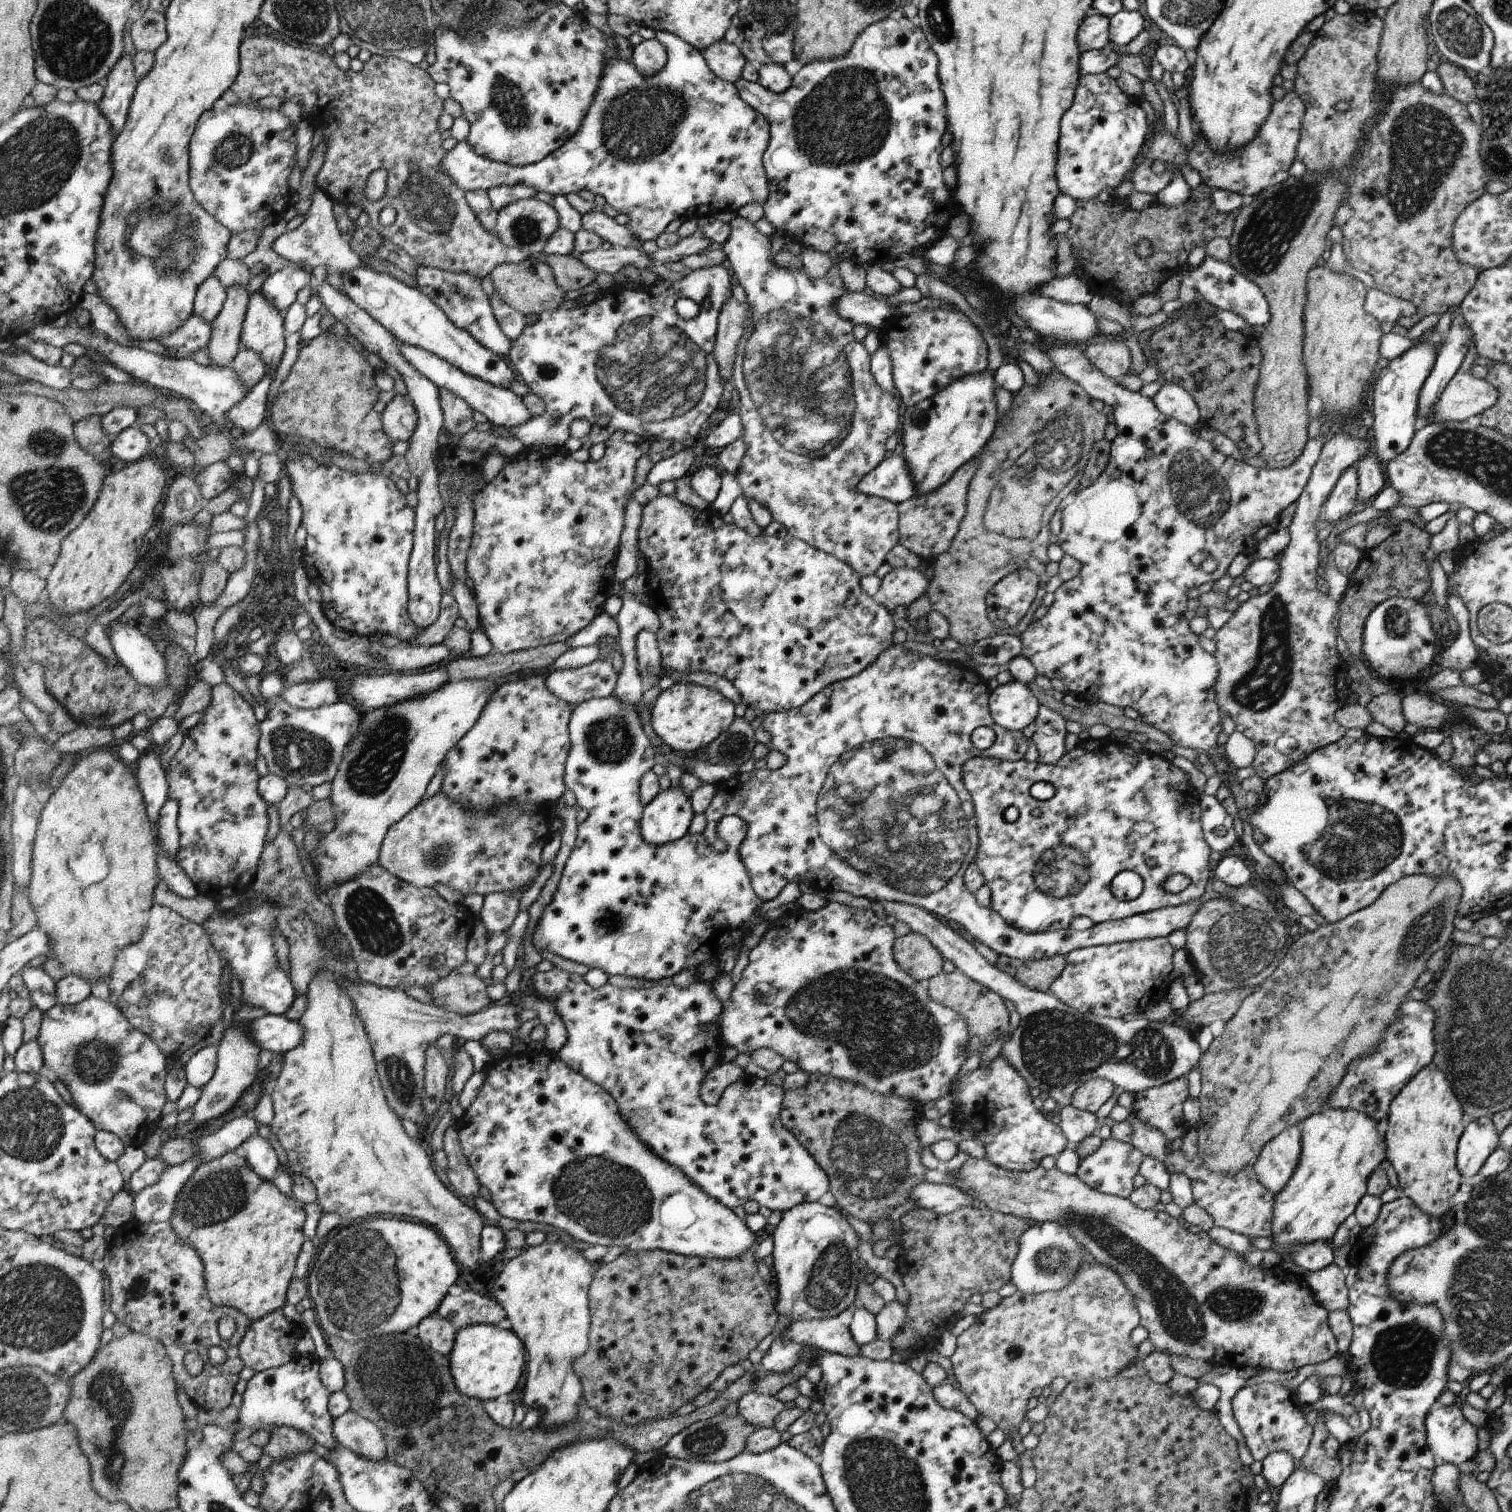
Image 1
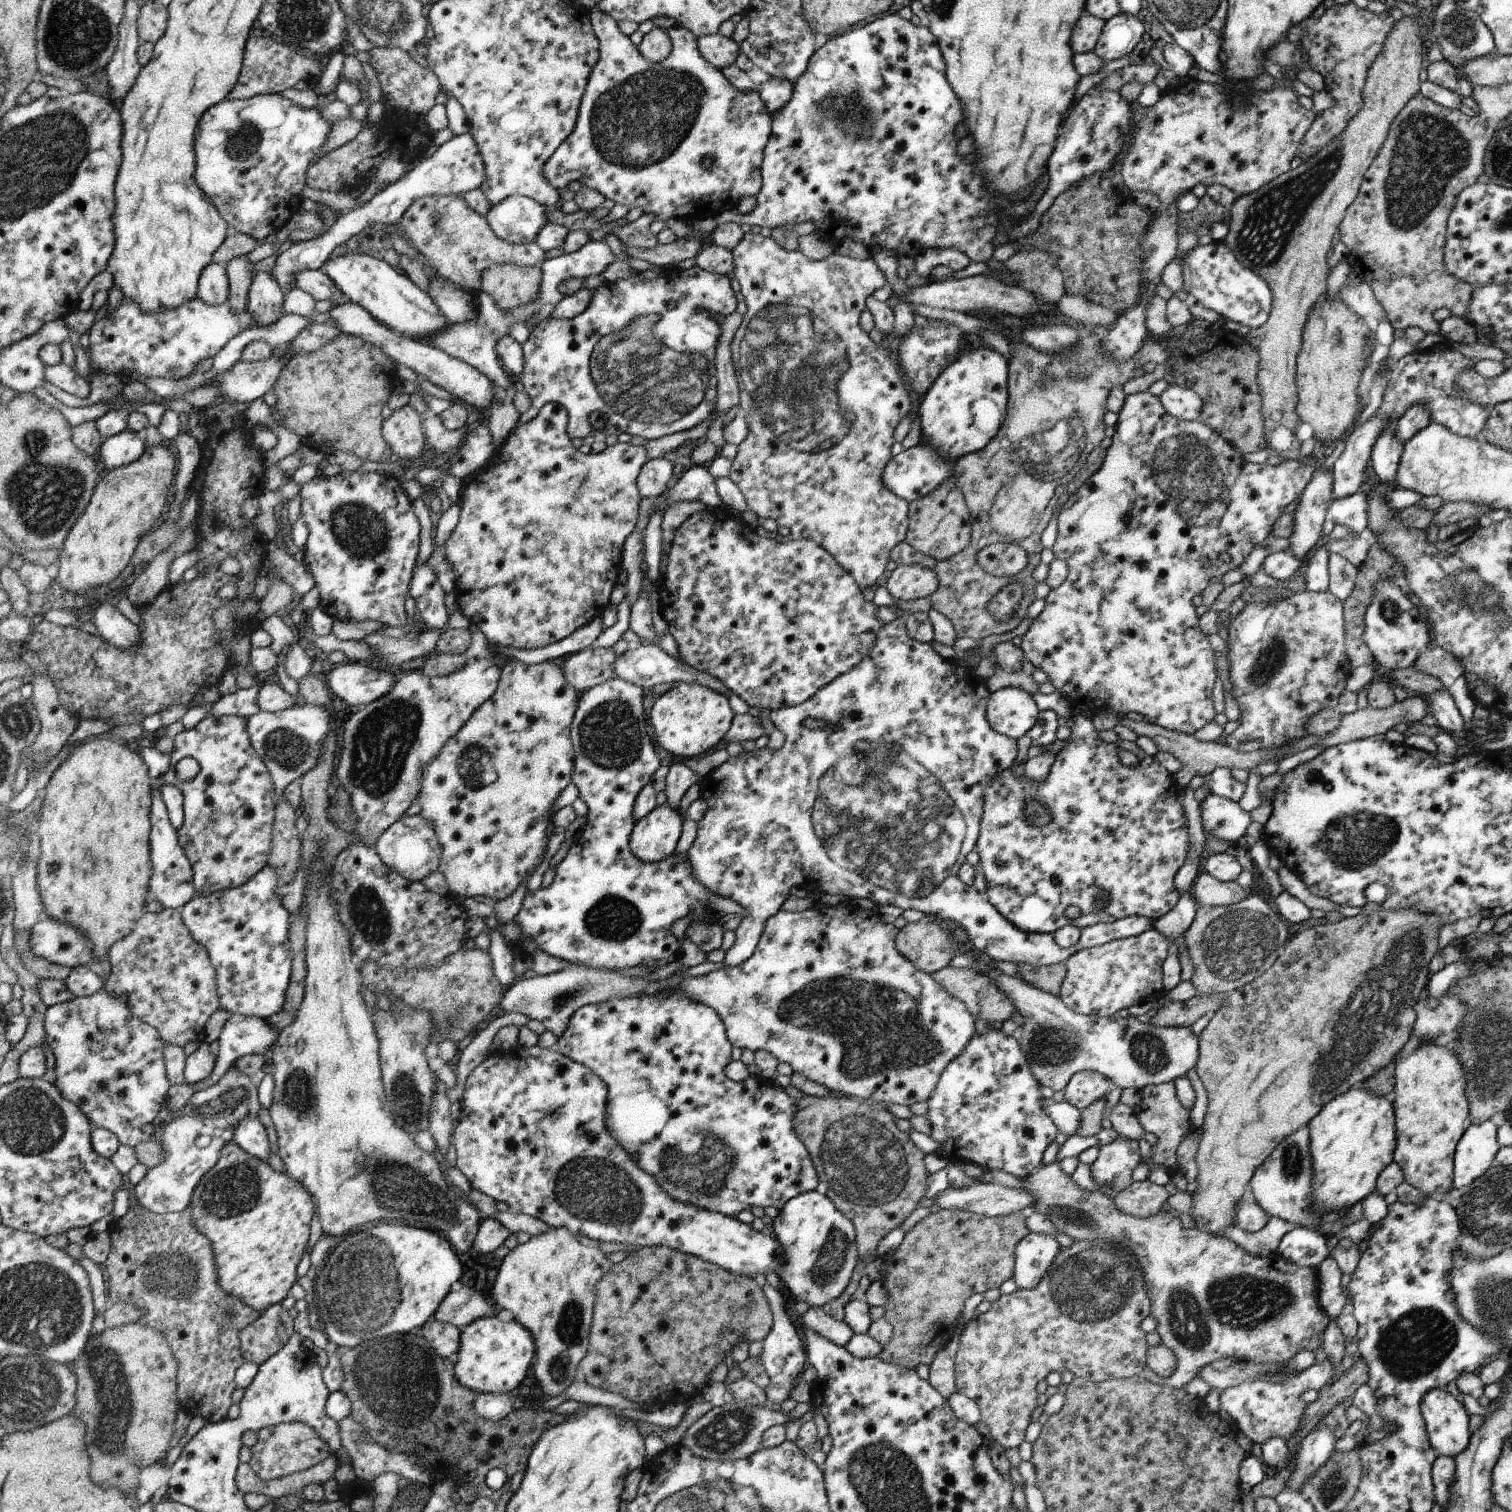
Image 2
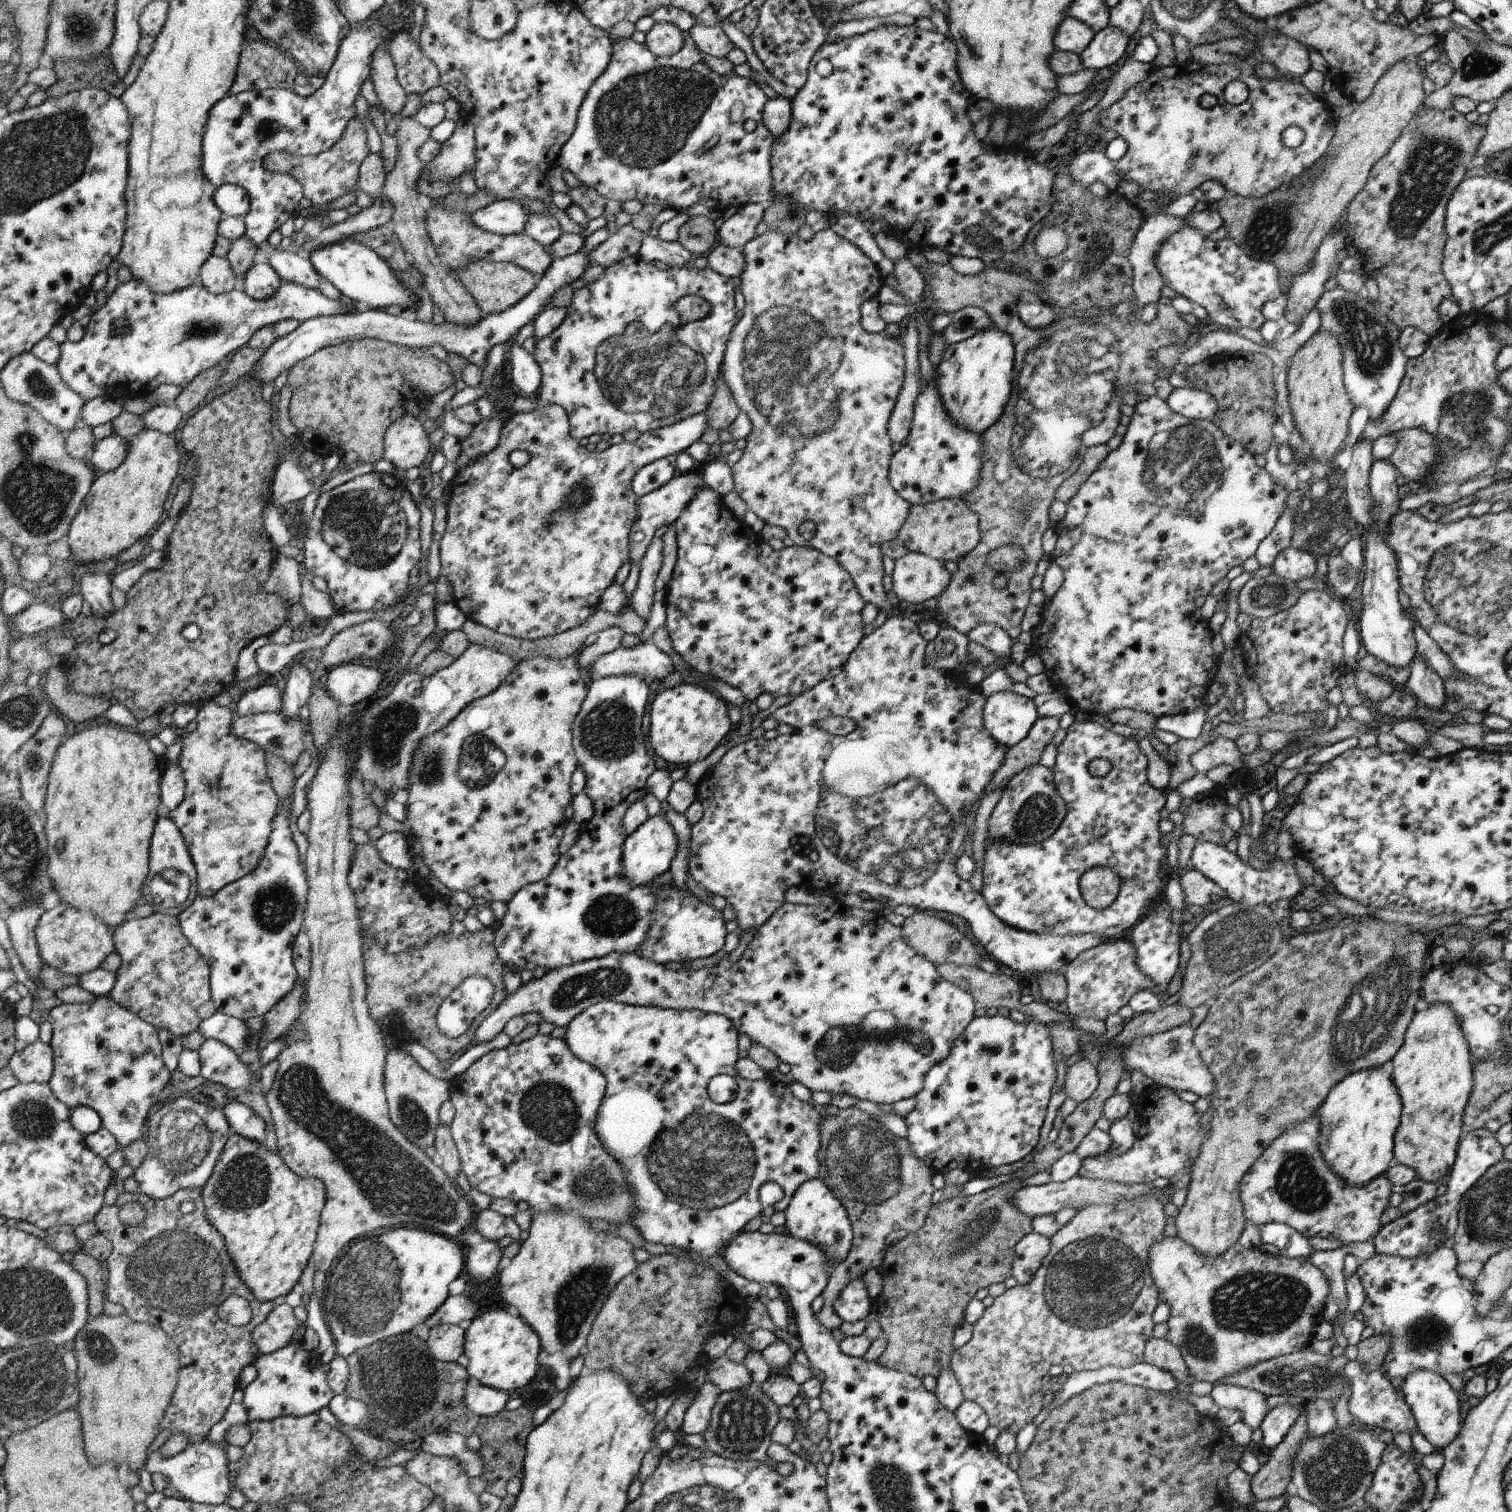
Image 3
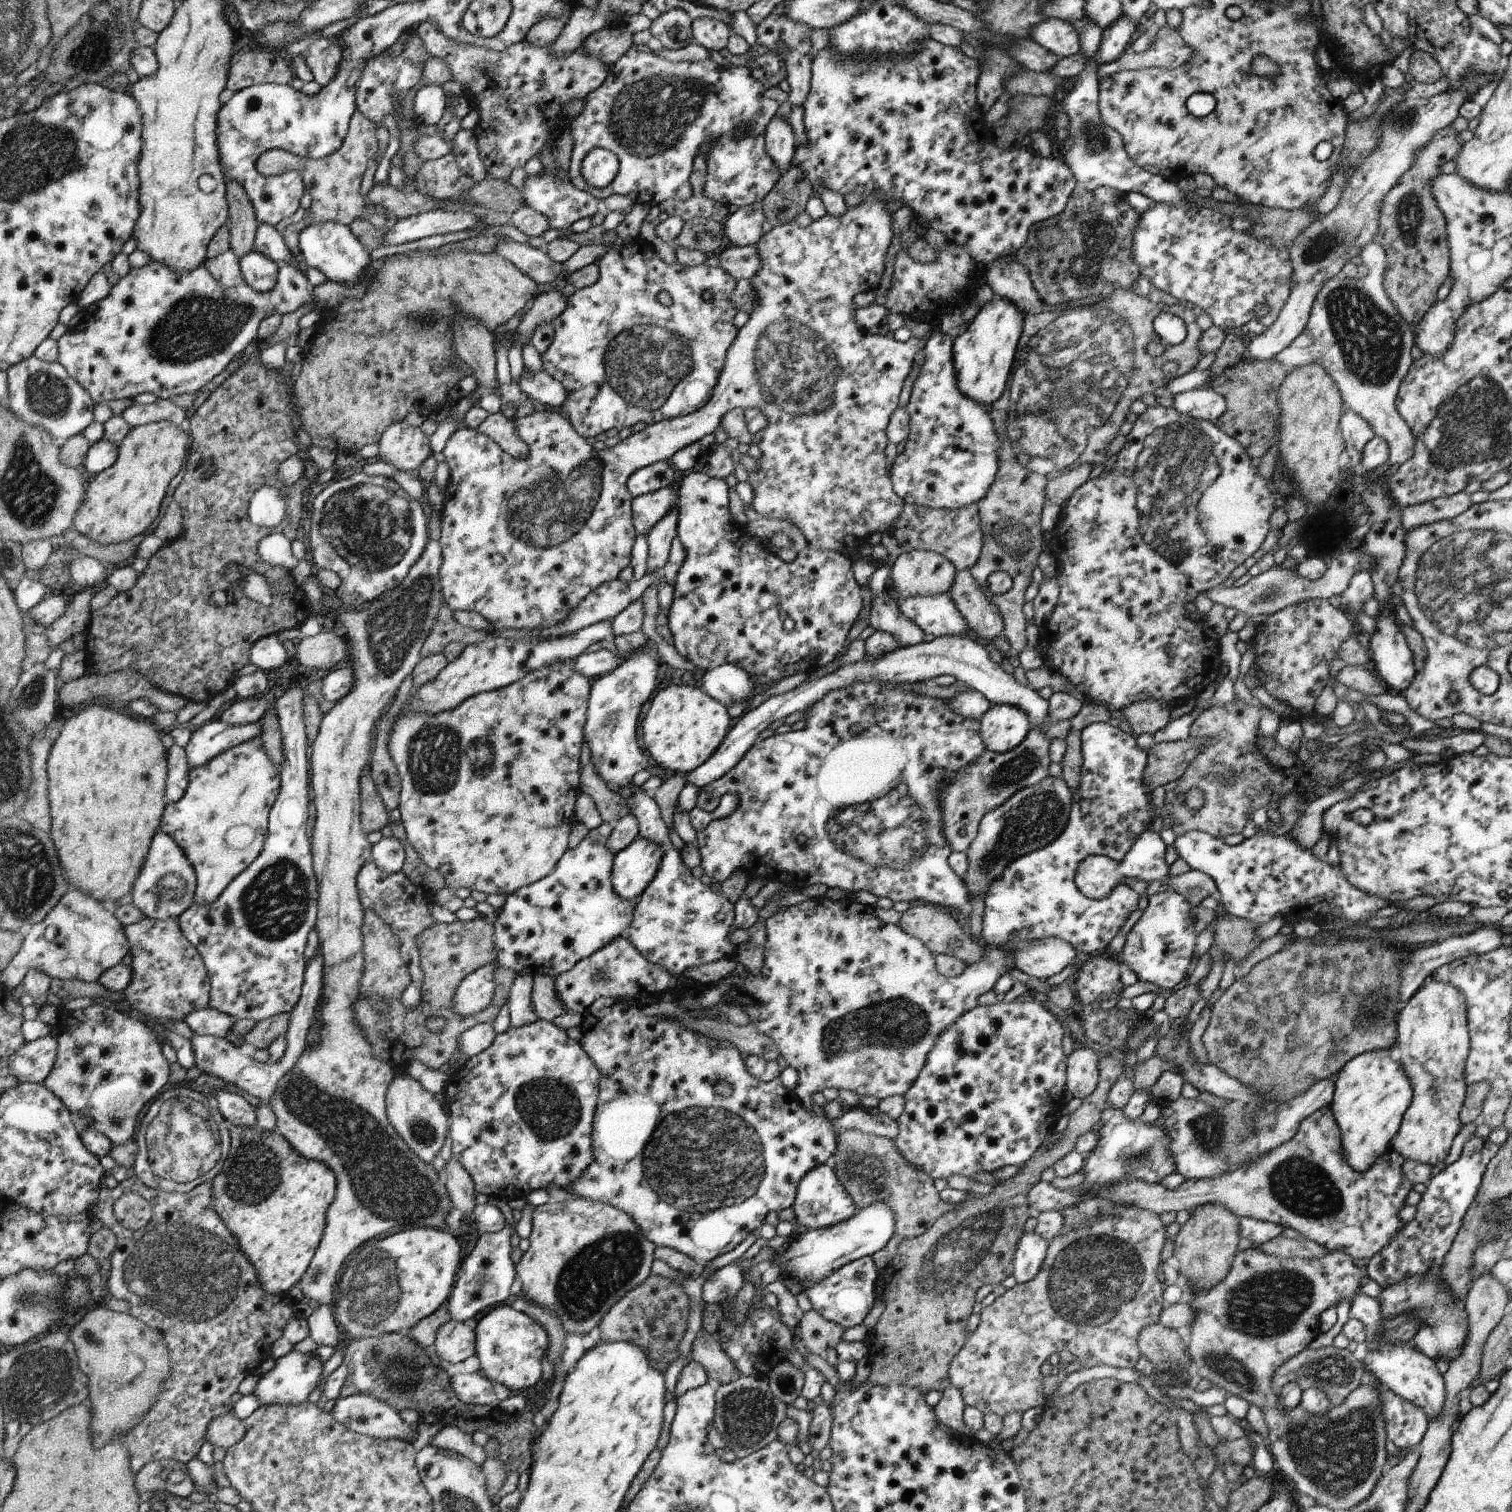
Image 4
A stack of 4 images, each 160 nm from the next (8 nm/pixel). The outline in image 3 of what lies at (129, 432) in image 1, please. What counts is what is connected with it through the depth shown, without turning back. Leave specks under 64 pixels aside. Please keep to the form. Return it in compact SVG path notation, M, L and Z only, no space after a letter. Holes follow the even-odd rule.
M112 434L96 441L88 460L100 474L117 469L124 462L130 443L130 439L119 434Z

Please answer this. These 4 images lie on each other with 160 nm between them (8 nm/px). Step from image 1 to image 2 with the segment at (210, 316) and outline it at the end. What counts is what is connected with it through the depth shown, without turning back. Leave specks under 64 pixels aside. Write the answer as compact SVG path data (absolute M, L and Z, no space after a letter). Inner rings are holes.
M212 262L204 270L200 278L200 287L197 290L197 298L205 303L221 305L227 302L229 297L229 277L228 268Z

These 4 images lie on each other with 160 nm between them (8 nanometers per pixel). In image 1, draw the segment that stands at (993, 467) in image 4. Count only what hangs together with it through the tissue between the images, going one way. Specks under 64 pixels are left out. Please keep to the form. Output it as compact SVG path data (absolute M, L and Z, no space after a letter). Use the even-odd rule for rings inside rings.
M902 454L892 455L882 461L860 482L860 490L867 495L895 502L899 506L901 502L917 494L909 464Z

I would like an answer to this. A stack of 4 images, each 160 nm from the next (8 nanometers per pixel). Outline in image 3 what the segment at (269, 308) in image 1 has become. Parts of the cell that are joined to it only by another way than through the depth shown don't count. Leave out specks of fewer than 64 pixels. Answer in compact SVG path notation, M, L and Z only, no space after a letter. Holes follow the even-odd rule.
M270 264L254 265L244 277L244 290L250 298L266 301L280 289L279 274Z

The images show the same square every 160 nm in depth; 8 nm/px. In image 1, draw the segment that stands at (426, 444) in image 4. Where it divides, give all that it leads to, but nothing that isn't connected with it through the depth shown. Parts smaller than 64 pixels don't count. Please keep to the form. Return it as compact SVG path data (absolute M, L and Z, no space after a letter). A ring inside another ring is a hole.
M399 393L392 398L381 413L383 431L389 436L392 445L410 440L416 432L416 407L408 395Z

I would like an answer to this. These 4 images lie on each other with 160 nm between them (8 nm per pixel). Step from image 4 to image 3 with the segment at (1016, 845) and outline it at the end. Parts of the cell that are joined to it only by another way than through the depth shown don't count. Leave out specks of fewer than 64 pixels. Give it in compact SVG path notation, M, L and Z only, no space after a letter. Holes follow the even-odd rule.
M1040 764L1032 765L1009 780L1001 800L990 816L985 844L989 845L998 839L1015 843L1045 841L1056 832L1066 813L1066 803L1055 787L1053 769Z

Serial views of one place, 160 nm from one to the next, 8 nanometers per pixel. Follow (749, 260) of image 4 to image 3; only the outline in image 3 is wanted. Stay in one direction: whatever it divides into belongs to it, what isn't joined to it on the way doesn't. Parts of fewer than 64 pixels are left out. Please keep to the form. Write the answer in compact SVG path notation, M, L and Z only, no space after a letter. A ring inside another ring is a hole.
M719 242L707 255L708 266L726 278L738 277L745 270L745 255L741 249Z

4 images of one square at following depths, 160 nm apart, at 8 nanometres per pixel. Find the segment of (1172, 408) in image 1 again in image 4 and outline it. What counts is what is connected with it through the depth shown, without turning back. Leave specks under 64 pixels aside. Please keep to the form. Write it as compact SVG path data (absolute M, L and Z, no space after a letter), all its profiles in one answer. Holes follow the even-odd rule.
M1200 387L1175 394L1173 407L1181 414L1214 424L1226 410L1225 398L1214 389Z

